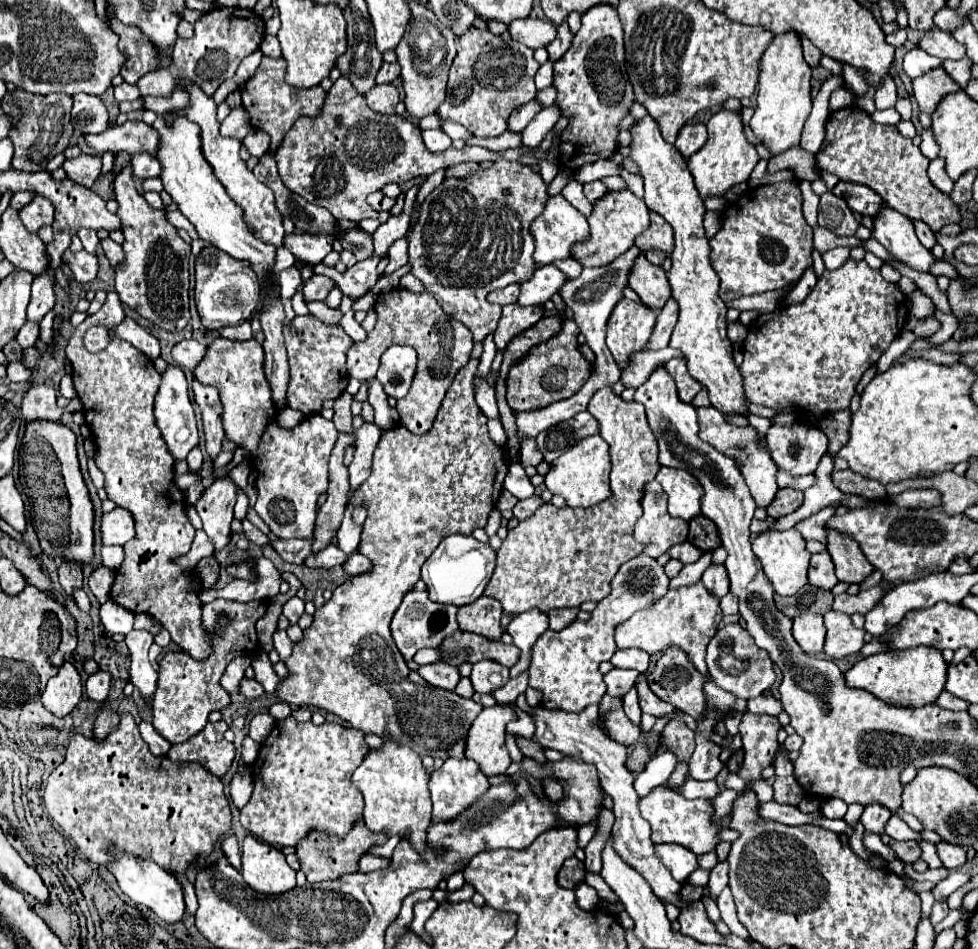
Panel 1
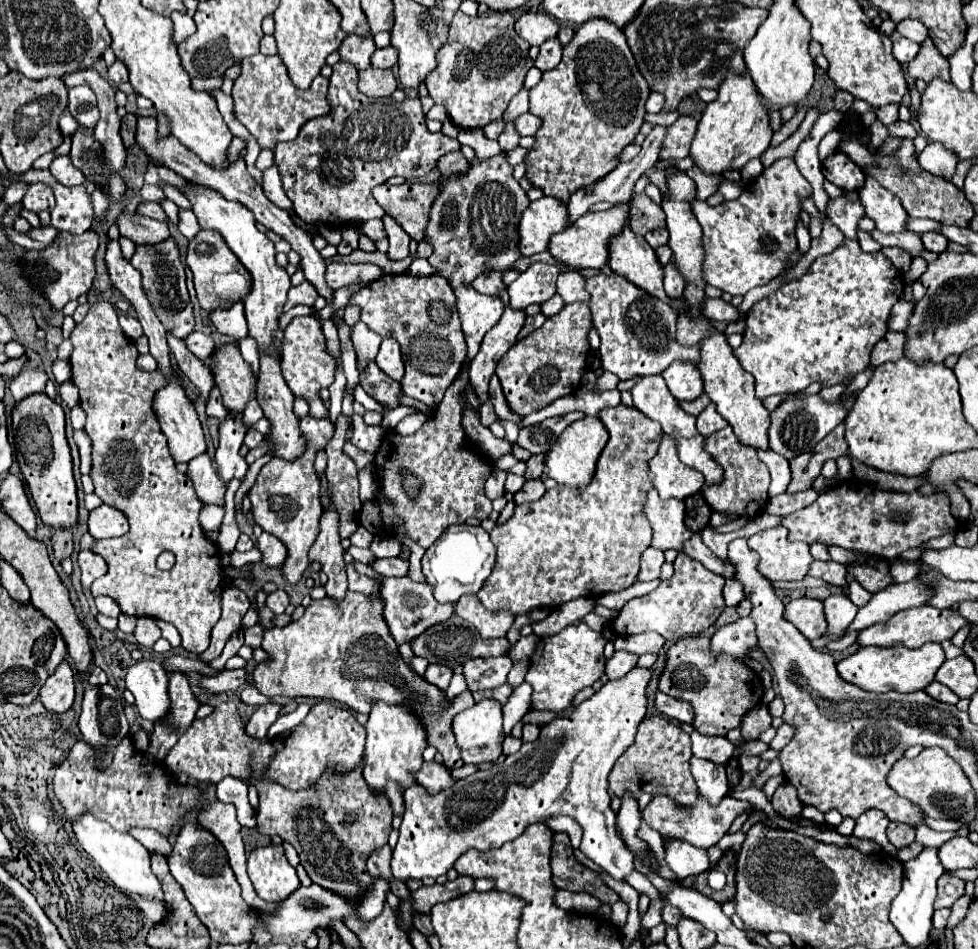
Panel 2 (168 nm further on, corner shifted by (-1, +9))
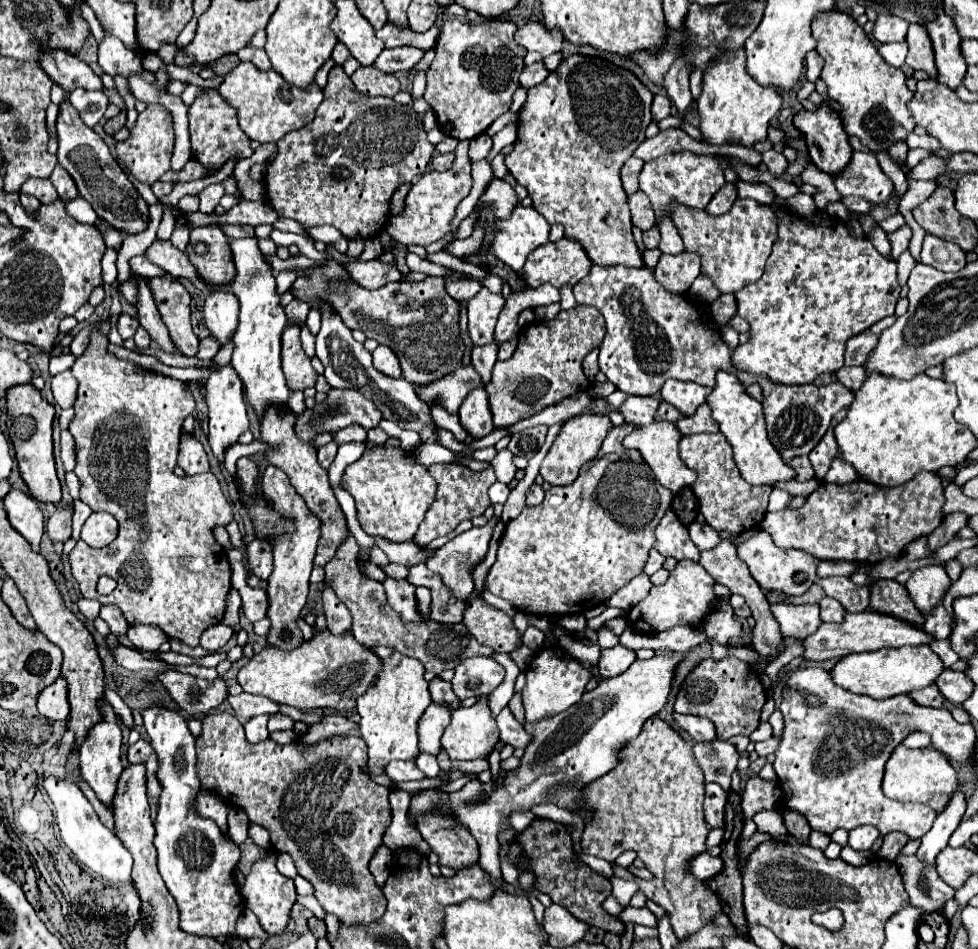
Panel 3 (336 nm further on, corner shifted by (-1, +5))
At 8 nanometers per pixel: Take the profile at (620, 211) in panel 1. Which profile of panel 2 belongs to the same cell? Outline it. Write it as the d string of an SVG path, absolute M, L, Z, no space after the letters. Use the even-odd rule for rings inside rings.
M629 204L613 206L607 212L587 212L573 226L569 226L563 232L551 236L547 250L557 262L561 262L561 264L565 264L567 268L573 268L573 270L603 268L607 264L607 240L611 236L615 236L615 232L623 230L627 218L629 218Z

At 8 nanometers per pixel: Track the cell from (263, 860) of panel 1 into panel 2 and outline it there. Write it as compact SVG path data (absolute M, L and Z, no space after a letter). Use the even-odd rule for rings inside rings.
M279 844L253 850L247 858L247 872L259 898L267 902L283 902L301 886Z

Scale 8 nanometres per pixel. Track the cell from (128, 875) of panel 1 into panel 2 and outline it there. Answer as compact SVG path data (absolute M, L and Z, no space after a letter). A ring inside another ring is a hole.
M83 812L81 816L77 816L71 822L71 828L73 828L75 838L81 844L81 848L115 882L117 888L125 888L127 892L143 894L143 896L155 896L157 892L161 892L161 884L159 884L157 876L151 872L150 852L145 846L141 846L133 836L129 836L127 832L113 830L107 822L91 816L91 812Z

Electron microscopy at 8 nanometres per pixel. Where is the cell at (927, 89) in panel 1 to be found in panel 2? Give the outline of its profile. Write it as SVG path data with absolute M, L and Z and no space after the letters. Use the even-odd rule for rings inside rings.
M927 38L921 42L919 54L909 62L909 74L913 78L923 78L929 82L931 78L949 78L949 62L939 56L933 42Z

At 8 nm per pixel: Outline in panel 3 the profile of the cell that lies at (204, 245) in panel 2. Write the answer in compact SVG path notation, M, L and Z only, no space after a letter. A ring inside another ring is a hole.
M219 226L193 228L187 256L207 284L219 286L233 282L235 262L231 260L229 240Z

